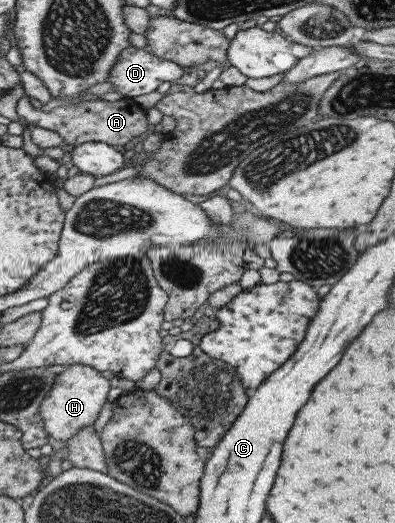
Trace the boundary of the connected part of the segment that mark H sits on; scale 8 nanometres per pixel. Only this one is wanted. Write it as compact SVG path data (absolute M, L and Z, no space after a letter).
M81 364L65 365L64 372L56 377L55 384L39 404L38 413L45 433L55 440L65 441L82 429L91 427L97 420L97 414L106 401L109 390L108 380L93 368Z

